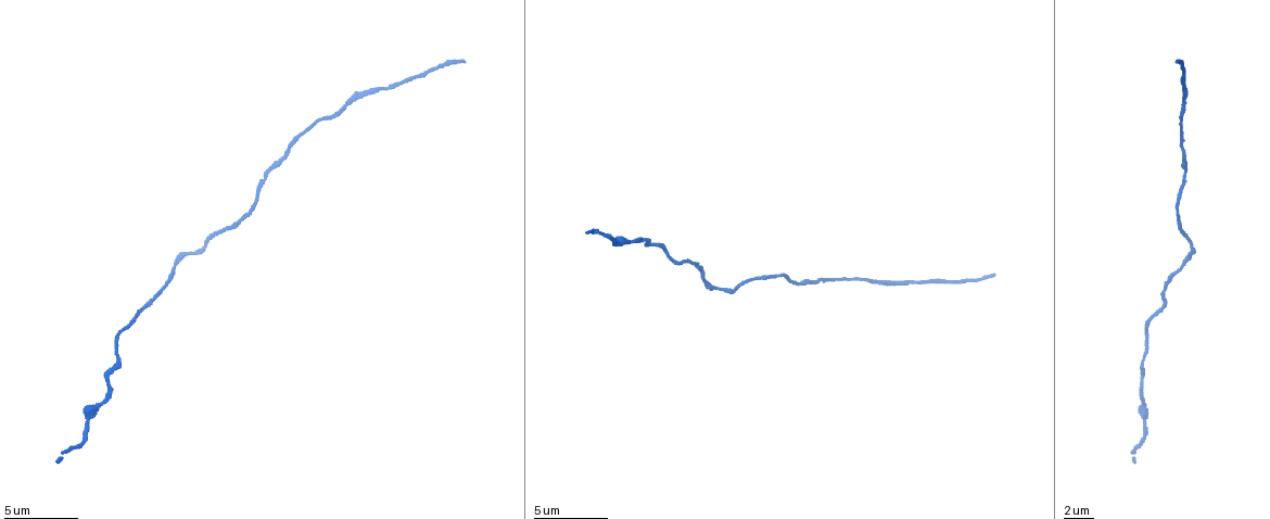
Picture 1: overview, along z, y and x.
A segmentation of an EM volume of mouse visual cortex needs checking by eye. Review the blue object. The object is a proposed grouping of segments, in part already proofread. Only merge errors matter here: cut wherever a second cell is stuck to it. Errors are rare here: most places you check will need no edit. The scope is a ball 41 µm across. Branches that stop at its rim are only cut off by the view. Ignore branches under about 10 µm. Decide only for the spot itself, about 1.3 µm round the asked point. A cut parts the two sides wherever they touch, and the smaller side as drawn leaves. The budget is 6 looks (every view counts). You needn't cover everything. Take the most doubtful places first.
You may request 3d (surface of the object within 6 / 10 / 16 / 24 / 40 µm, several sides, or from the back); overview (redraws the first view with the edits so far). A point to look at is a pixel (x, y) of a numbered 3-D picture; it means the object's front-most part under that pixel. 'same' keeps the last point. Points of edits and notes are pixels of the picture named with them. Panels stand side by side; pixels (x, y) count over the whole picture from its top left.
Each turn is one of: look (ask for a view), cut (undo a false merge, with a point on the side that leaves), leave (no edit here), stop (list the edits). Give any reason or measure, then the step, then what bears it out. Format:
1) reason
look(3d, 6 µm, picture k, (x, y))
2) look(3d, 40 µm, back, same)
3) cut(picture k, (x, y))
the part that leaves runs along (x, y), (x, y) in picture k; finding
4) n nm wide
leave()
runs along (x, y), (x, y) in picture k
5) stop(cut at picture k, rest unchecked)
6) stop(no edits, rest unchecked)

calibre changes
look(3d, 10 µm, picture 1, (635, 239))

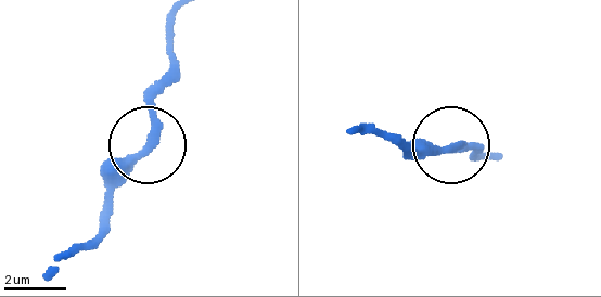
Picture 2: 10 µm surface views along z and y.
look(3d, 10 µm, back, picture 2, (452, 148))

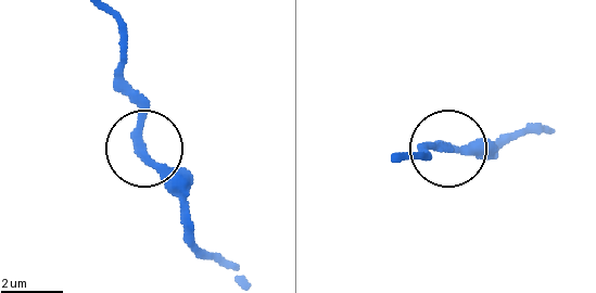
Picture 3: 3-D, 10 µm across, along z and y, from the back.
leave()
all the same cell

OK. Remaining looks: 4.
look(3d, 10 µm, picture 1, (755, 280))

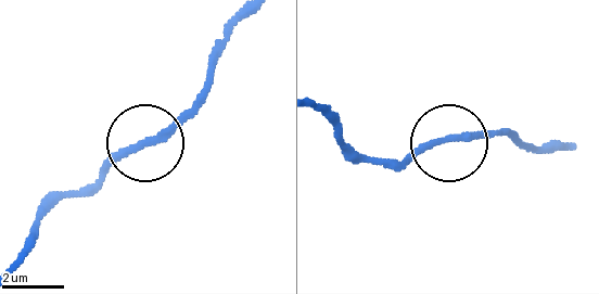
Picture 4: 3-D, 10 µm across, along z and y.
look(3d, 6 µm, picture 4, (144, 143))

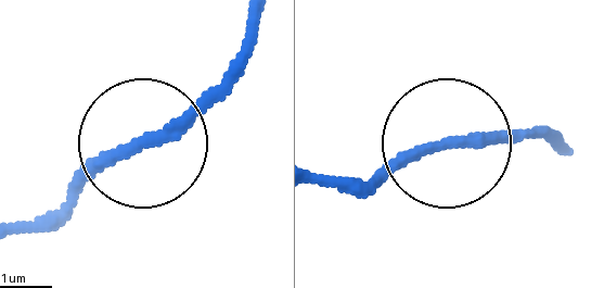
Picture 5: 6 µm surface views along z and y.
leave()
runs along (440, 144), (552, 130) in picture 5; all the same cell

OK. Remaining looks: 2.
calibre changes
look(3d, 10 µm, picture 1, (860, 276))

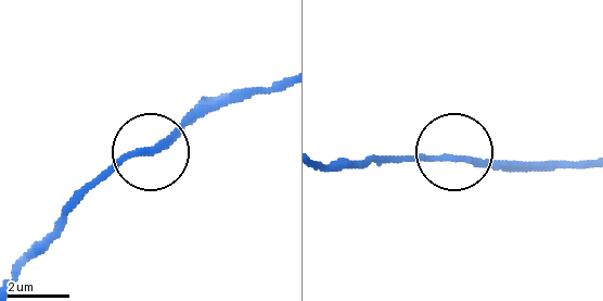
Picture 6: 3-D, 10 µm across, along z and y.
190 nm wide
leave()
runs along (320, 164), (480, 157), (510, 164) in picture 6; all the same cell

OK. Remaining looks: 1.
stop(no edits, rest unchecked)

